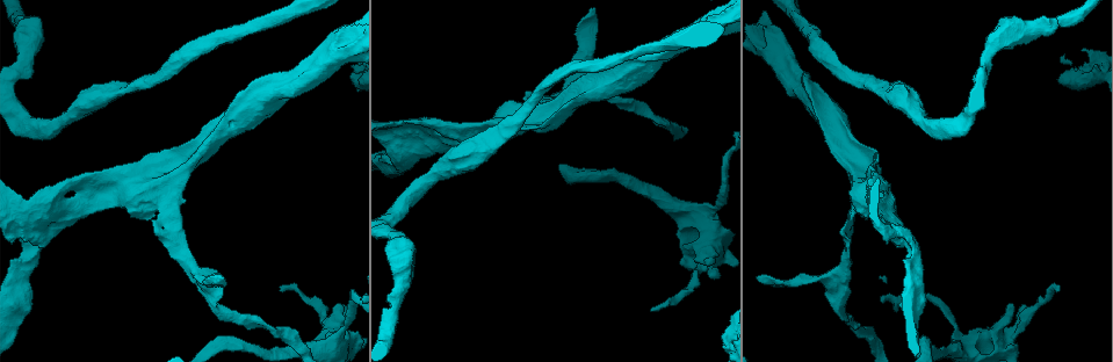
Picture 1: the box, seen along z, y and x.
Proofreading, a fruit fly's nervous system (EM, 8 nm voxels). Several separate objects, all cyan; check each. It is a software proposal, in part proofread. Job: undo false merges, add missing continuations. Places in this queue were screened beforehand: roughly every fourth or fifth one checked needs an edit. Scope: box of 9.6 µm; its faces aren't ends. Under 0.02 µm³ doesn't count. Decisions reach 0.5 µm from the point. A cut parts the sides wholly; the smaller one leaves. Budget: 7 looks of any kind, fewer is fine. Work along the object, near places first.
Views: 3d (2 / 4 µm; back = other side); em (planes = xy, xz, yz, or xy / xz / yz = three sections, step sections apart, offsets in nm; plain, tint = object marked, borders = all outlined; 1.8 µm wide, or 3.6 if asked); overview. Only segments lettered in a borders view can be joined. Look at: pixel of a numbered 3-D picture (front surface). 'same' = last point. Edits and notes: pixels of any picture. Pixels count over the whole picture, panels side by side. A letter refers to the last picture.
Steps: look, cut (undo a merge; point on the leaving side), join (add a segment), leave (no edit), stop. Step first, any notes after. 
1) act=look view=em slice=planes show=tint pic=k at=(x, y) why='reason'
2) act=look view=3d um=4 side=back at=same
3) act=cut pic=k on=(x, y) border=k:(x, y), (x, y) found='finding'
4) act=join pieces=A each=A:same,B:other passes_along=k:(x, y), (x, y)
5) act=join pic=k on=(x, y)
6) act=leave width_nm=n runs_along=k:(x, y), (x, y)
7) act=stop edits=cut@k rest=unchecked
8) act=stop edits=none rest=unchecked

act=look view=3d um=4 pic=1 at=(1009, 335) why='arms part here'

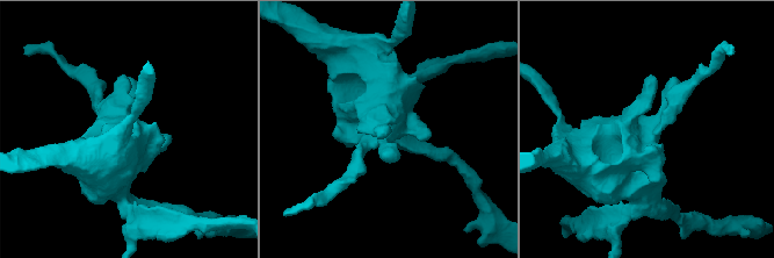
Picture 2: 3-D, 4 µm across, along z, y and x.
act=look view=em um=3.6 slice=yz step=4 show=tint pic=2 at=(654, 130)

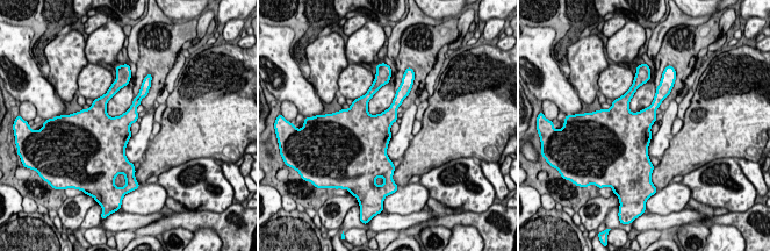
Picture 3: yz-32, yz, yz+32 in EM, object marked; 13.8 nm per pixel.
act=look view=em um=3.6 slice=yz step=4 show=borders at=same

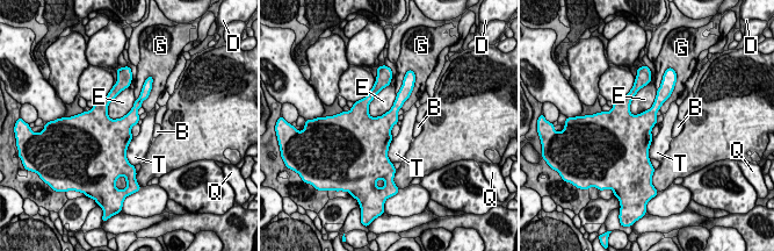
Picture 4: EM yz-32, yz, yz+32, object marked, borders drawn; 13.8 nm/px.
act=leave each=B:other,D:other,E:other,G:other,Q:other,T:other border=4:(657, 116), (655, 123) found='all the same neuron'

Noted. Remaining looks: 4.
act=look view=3d um=4 pic=1 at=(127, 186) why='calibre changes'

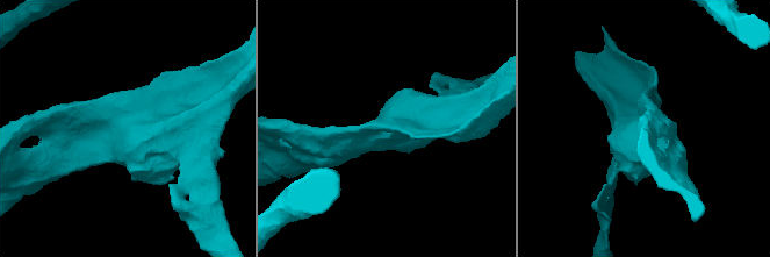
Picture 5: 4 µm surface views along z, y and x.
act=look view=em um=3.6 slice=planes show=tint pic=5 at=(129, 131)

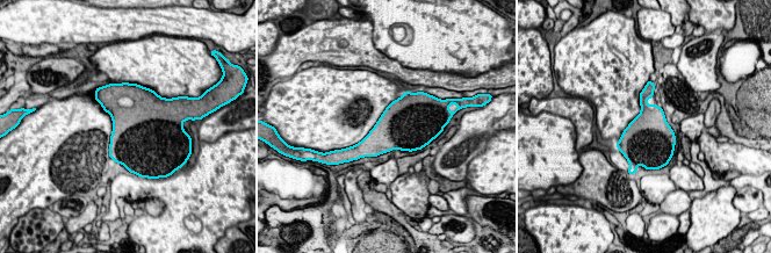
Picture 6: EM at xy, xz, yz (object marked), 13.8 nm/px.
act=look view=em um=3.6 slice=planes show=borders at=same why='see the neighbours'

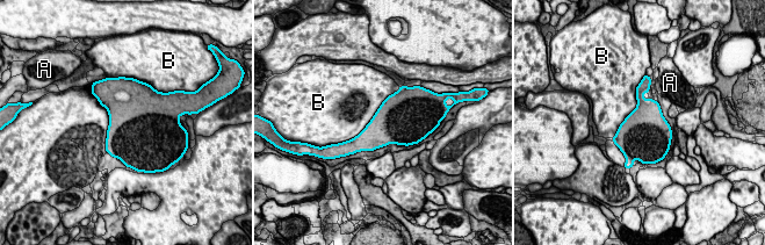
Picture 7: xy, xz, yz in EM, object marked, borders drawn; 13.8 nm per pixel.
act=leave each=A:other,B:other found='all the same neuron'

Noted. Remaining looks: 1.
act=stop edits=none rest=unchecked

